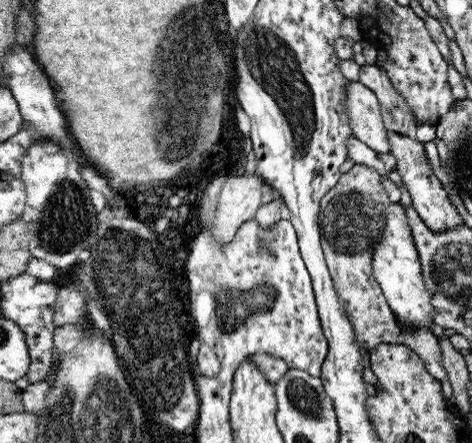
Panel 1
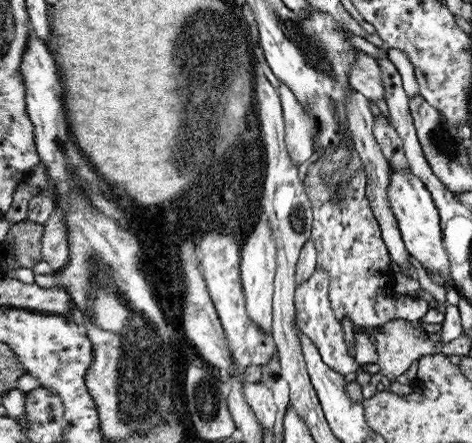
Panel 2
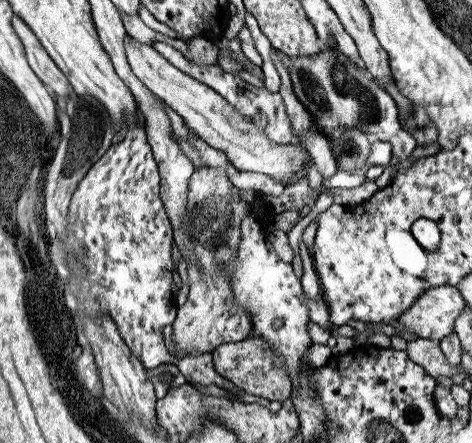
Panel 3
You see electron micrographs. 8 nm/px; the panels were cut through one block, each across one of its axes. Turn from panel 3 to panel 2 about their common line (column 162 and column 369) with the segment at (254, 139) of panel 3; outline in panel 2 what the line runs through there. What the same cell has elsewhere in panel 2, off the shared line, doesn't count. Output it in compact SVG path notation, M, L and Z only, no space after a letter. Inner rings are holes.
M356 50L356 60L350 70L348 86L352 90L358 90L362 96L366 96L370 102L378 102L386 96L384 82L382 82L382 70L376 58L368 56L366 52Z

